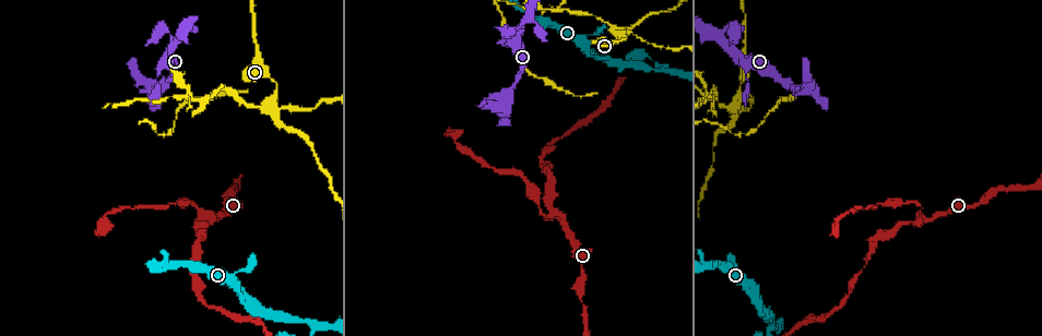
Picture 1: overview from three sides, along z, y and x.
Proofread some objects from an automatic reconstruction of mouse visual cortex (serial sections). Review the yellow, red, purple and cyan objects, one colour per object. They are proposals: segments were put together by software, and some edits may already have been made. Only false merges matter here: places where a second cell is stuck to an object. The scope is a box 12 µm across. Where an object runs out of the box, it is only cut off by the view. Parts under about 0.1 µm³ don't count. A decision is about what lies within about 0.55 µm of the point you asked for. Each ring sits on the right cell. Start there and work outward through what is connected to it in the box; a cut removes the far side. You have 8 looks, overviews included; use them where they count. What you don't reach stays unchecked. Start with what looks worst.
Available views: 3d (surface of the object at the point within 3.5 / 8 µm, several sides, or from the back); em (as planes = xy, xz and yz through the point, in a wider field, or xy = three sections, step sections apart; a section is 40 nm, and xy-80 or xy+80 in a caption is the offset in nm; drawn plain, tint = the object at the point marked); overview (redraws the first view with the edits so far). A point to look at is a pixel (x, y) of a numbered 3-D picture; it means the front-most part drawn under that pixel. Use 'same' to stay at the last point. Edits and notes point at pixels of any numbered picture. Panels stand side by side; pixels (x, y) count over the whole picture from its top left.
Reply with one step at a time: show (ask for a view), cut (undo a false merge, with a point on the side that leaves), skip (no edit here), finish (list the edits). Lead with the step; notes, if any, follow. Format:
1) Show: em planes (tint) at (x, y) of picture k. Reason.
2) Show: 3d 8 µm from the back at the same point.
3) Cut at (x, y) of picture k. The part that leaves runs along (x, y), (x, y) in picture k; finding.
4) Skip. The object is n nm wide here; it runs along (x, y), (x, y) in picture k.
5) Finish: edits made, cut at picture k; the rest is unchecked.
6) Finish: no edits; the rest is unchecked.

Show: 3d 3.5 µm at (618, 31) of picture 1. Abrupt turn.

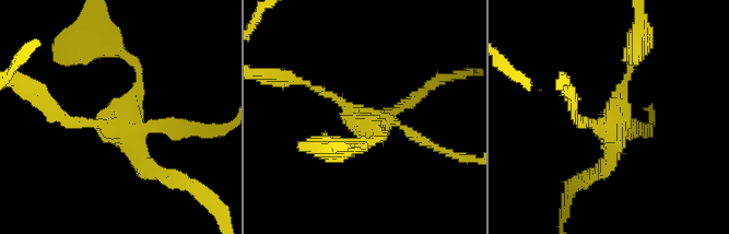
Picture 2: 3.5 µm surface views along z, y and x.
Show: em xy step 5 (tint) at (615, 123) of picture 2. 4 arms meet here; the arms are 100, 150, 150, 200 nm wide; shape alone is not enough.

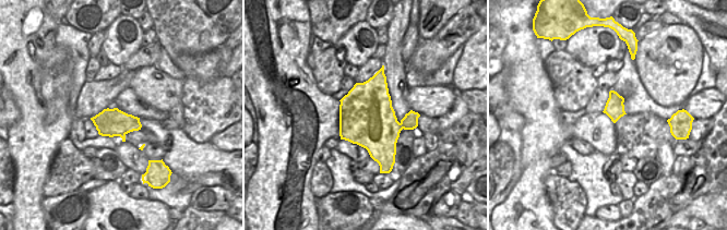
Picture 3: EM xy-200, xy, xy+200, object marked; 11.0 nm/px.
Show: em xy step 1 (tint) at the same point. Cut it another way.

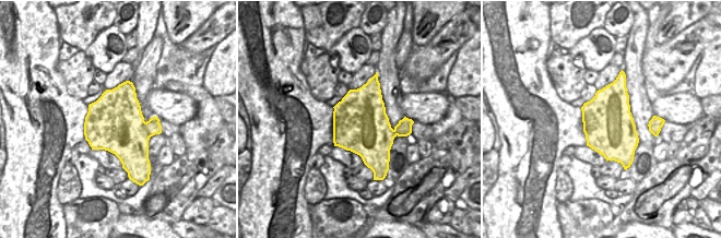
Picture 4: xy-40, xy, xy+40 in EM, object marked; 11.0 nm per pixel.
Cut at (69, 124) of picture 2. The part that leaves runs along (113, 126), (73, 123), (26, 85) in picture 2; a second cell is stuck on.

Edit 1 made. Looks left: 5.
Show: 3d 3.5 µm at (654, 71) of picture 1. Two arms in line, one across.

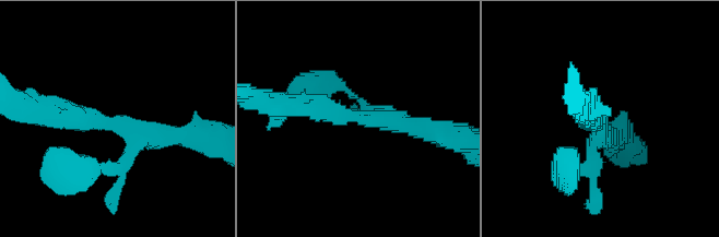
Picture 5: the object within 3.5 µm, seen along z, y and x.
Show: em xy step 1 (tint) at (602, 120) of picture 5. Now the EM.

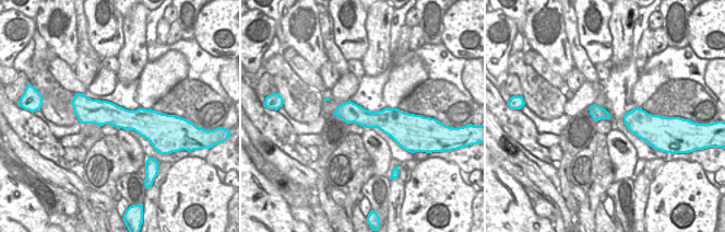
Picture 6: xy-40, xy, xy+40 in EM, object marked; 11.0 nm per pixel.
Skip. It runs along (44, 109), (181, 137) in picture 5; one cell here.

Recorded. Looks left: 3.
Show: 3d 3.5 µm at (563, 220) of picture 1. Thick turns thin.

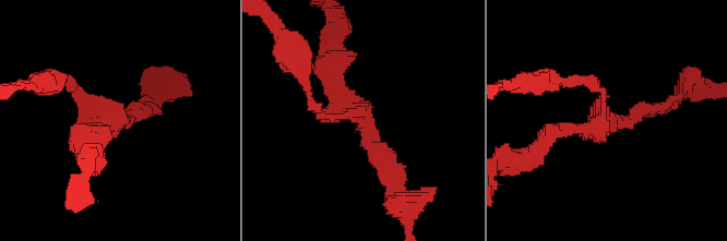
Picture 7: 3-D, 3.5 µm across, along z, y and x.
Show: em xy step 5 (tint) at (361, 119) of picture 7. 3 arms meet here; the arms are 100, 150, 200 nm wide; now the EM.

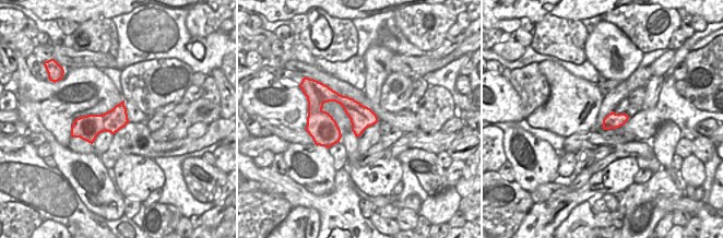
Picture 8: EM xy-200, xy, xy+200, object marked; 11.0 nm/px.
Skip. It runs along (390, 177), (329, 62) in picture 7; one cell here.

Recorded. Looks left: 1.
Finish: edits made, cut at picture 2; the rest is unchecked.

